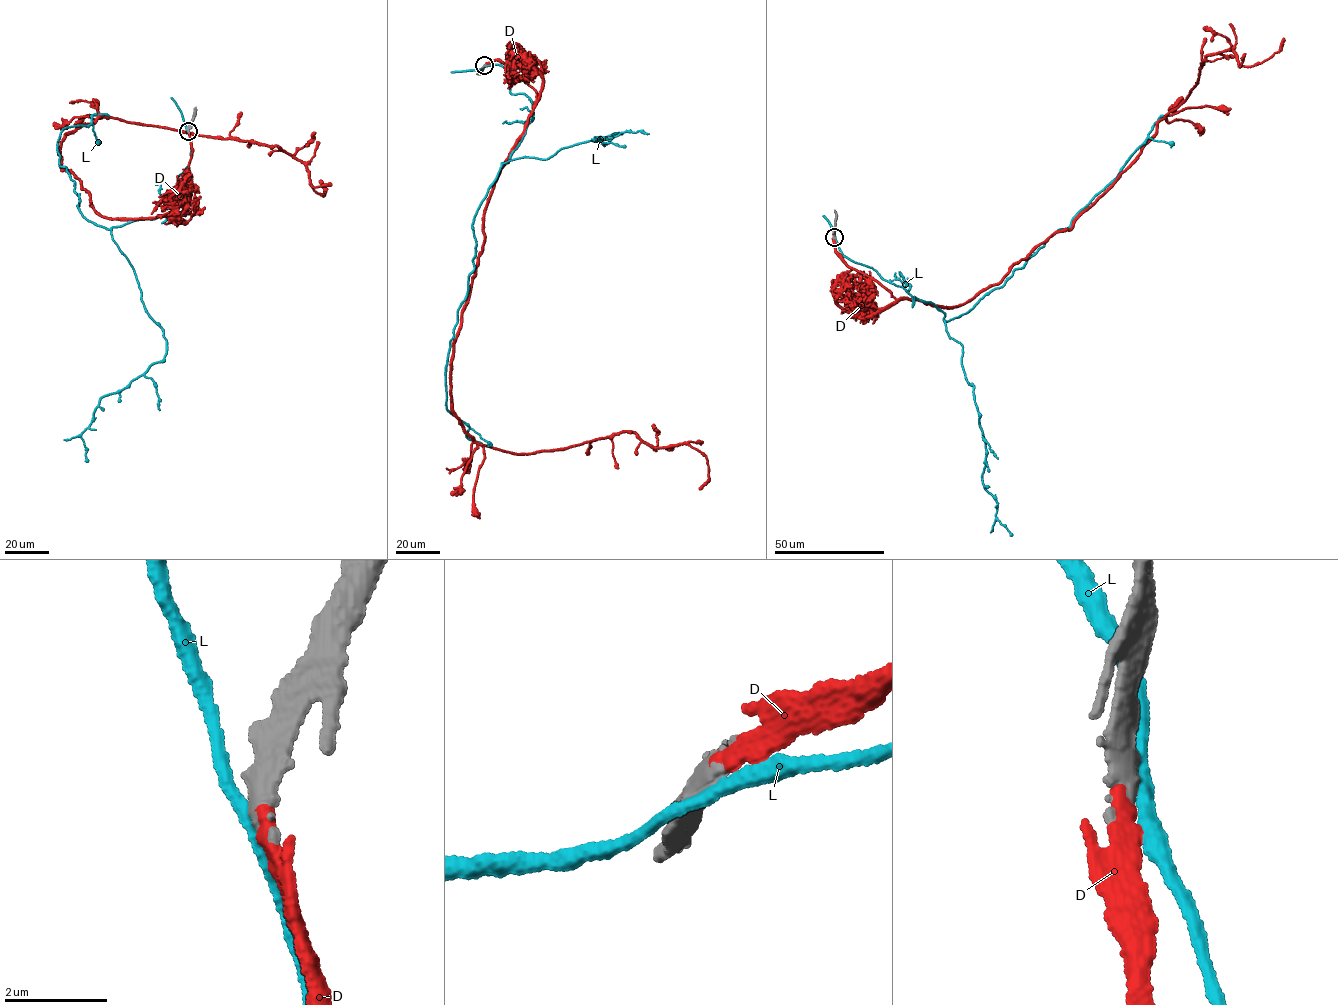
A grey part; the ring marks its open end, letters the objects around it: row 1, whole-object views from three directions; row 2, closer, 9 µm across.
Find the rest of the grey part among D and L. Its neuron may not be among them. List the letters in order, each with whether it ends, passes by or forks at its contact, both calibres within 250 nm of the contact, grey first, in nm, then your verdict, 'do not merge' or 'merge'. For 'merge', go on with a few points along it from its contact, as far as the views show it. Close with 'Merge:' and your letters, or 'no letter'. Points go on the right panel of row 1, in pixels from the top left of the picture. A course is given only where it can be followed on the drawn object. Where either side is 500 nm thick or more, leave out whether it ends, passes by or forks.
D: it ends; calibres 320 and 360 nm; merge; course (834, 237), (849, 266), (896, 299), (964, 304), (1135, 161), (1206, 57), (1231, 49), (1248, 67), (1284, 38)
L: it passes by; calibres 360 and 260 nm; do not merge
Merge: D

